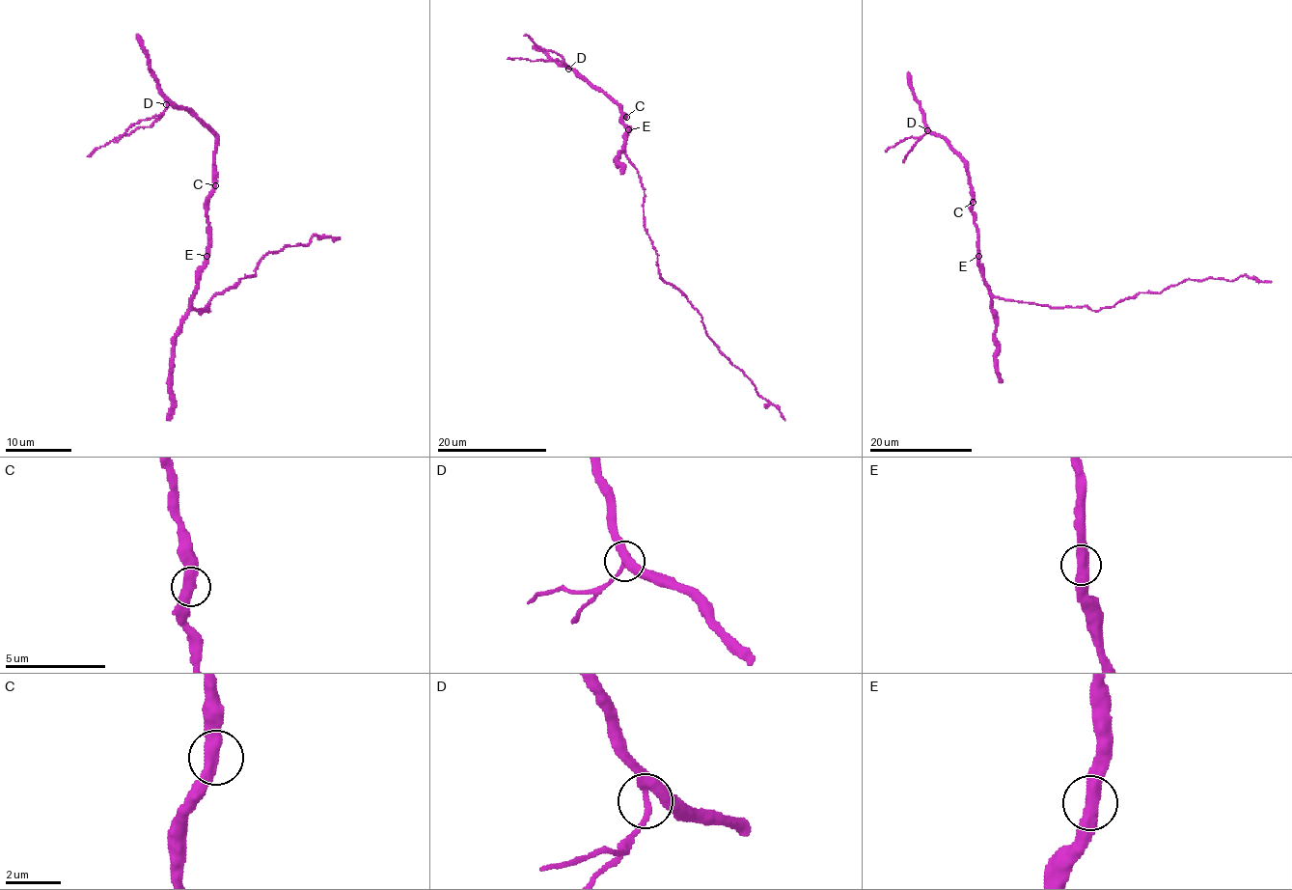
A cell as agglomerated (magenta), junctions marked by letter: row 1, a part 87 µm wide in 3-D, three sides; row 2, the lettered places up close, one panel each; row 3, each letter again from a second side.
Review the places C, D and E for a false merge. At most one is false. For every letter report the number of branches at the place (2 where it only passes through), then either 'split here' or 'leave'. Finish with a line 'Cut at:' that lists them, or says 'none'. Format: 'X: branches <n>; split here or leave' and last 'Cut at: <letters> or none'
C: branches 2; leave
D: branches 3; leave
E: branches 2; leave
Cut at: none

